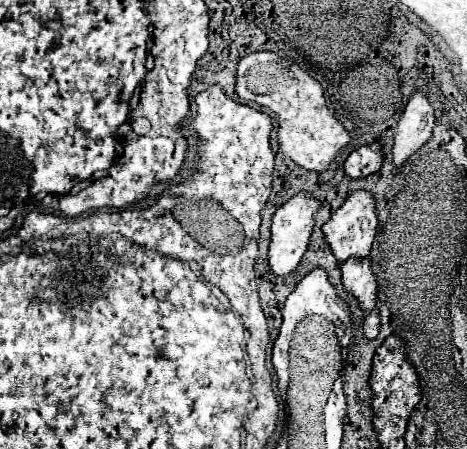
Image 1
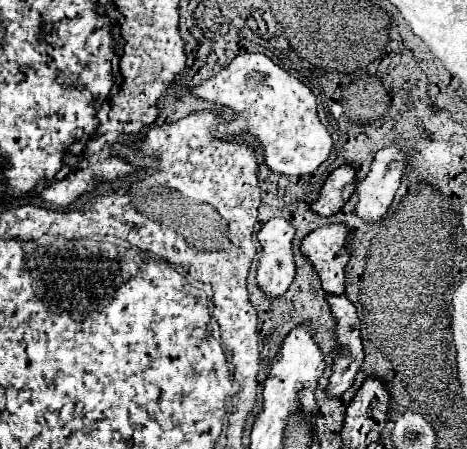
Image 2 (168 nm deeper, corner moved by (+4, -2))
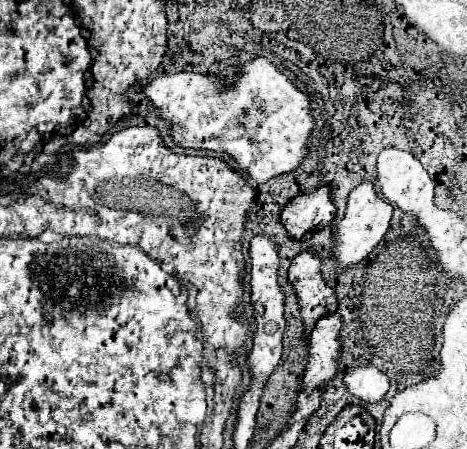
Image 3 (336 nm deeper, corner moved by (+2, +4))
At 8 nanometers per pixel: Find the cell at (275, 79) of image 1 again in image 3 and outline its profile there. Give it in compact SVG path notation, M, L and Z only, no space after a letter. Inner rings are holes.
M263 56L247 62L229 88L205 74L177 72L155 78L141 92L171 124L171 138L177 146L229 154L257 184L295 170L315 128L307 94L299 92Z

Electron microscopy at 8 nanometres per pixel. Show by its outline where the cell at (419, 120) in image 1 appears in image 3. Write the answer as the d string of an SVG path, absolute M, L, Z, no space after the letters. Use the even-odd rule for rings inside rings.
M371 182L359 184L351 194L347 202L347 210L343 220L335 226L335 244L331 248L331 254L335 258L335 270L337 274L343 274L349 266L361 262L387 234L389 230L389 220L393 216L393 206L385 202L381 196L377 196L375 188Z

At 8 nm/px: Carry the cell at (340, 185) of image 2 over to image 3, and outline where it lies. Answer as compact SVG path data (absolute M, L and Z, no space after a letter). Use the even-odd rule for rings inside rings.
M319 188L311 196L295 196L281 212L281 224L285 226L289 238L309 240L315 230L325 228L335 218L335 204L331 200L329 188Z

